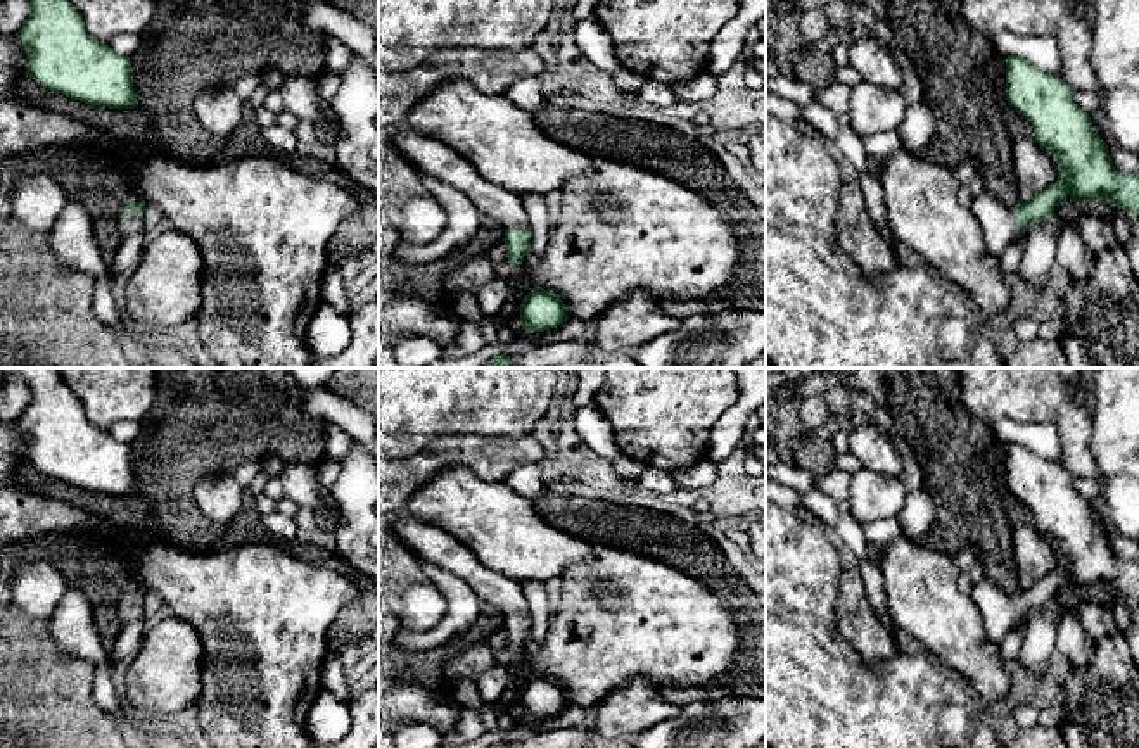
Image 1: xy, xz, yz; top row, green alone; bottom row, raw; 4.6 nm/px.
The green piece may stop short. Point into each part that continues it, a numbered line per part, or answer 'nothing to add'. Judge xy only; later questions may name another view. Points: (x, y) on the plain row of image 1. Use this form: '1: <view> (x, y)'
1: xy (132, 610)

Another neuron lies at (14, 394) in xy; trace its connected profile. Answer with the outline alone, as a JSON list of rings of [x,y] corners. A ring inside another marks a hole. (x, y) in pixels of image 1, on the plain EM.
[[[0,370],[0,425],[16,422],[29,403],[29,389],[21,377]]]

